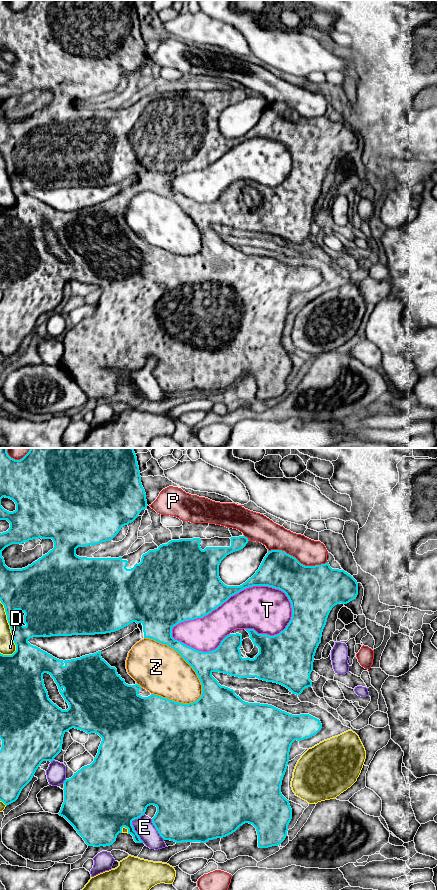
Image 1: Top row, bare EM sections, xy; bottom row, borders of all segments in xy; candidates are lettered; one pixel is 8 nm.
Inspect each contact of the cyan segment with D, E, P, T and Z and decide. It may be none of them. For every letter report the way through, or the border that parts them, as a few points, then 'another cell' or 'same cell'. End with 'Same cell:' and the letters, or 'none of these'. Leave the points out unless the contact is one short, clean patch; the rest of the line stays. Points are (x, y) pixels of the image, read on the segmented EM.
D: another cell
E: another cell
P: another cell
T: another cell
Z: another cell
Same cell: none of these

